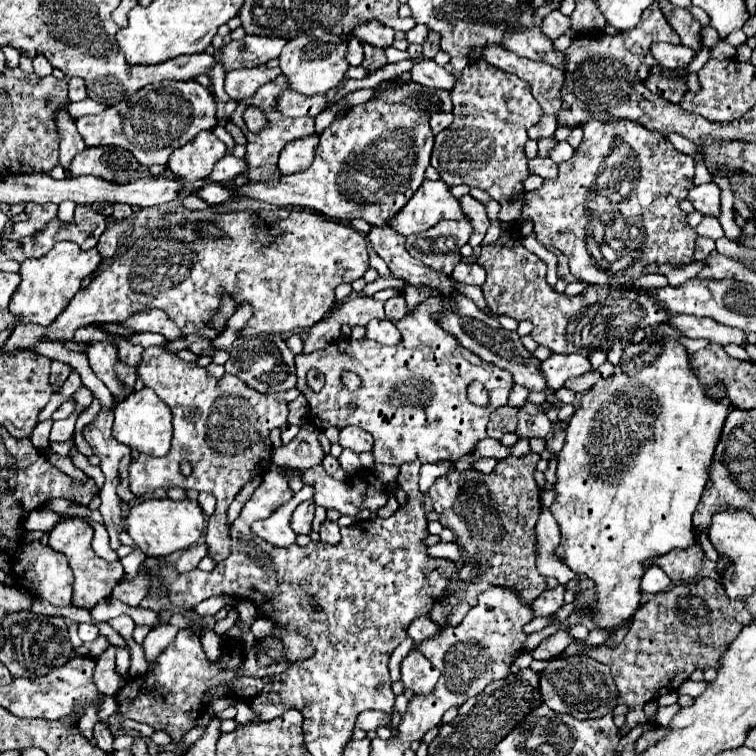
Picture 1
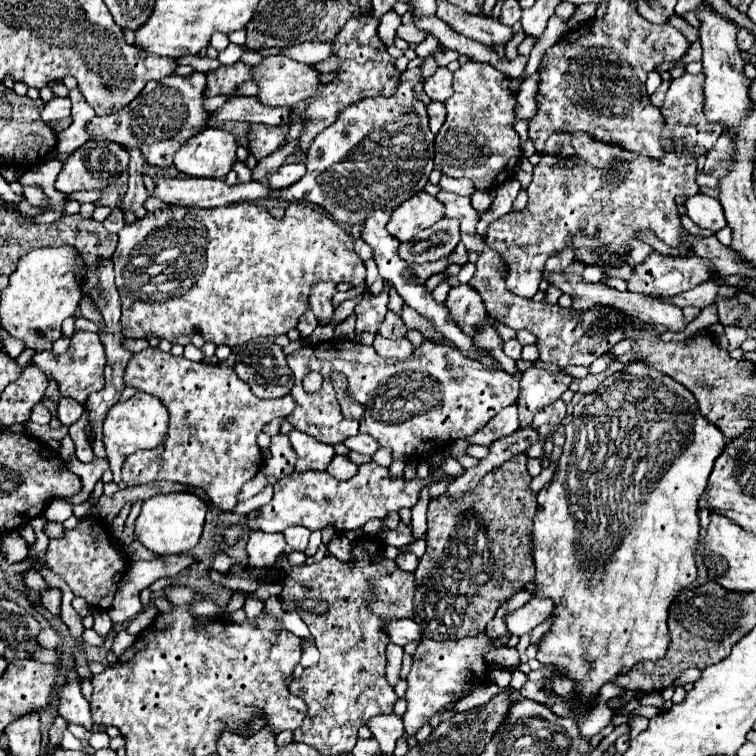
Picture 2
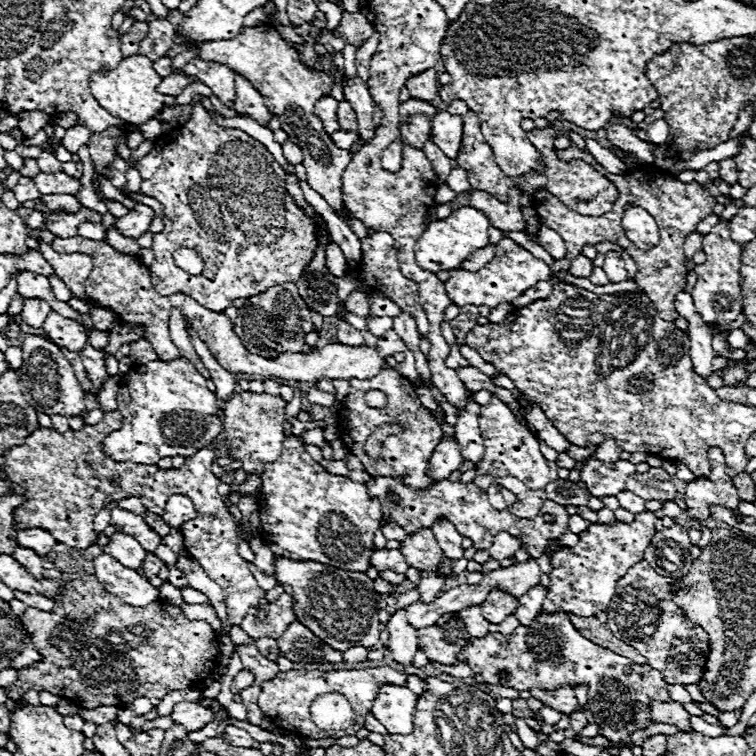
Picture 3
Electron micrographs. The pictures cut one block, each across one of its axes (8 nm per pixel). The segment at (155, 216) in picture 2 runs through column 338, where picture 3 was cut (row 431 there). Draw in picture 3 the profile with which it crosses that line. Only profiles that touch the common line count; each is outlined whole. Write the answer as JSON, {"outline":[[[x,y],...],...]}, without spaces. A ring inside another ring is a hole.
{"outline":[[[238,392],[228,400],[222,400],[224,412],[224,440],[234,460],[240,460],[246,472],[264,472],[264,464],[276,460],[282,452],[282,424],[284,424],[286,402],[280,396]]]}

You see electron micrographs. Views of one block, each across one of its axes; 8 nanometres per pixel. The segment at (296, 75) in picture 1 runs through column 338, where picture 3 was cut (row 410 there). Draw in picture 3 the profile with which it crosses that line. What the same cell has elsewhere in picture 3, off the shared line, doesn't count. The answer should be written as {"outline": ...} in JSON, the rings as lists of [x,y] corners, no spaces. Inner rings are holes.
{"outline":[[[24,334],[22,336],[22,366],[16,370],[20,378],[20,390],[26,396],[26,400],[38,410],[48,416],[52,414],[62,414],[66,418],[70,416],[82,416],[86,412],[84,406],[84,396],[86,392],[82,390],[74,368],[70,360],[62,354],[60,346],[52,344],[46,336],[36,336],[36,334]]]}

